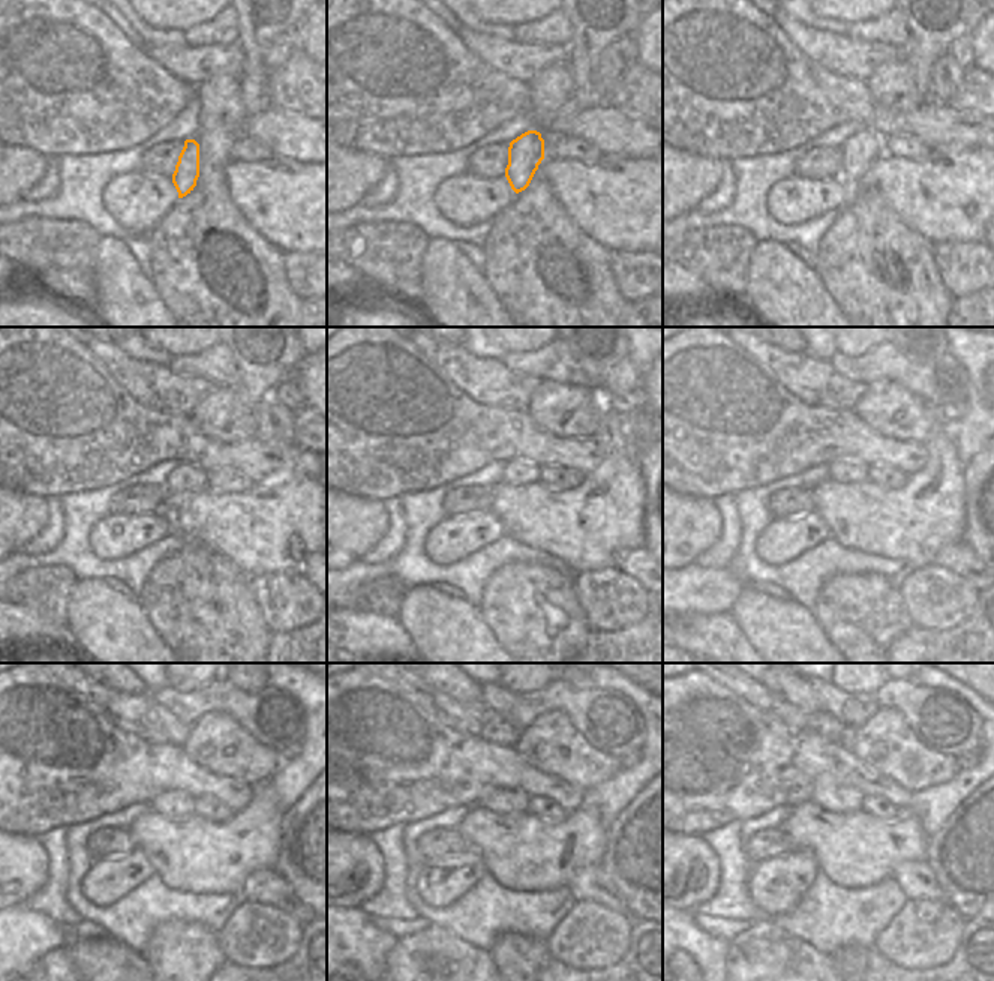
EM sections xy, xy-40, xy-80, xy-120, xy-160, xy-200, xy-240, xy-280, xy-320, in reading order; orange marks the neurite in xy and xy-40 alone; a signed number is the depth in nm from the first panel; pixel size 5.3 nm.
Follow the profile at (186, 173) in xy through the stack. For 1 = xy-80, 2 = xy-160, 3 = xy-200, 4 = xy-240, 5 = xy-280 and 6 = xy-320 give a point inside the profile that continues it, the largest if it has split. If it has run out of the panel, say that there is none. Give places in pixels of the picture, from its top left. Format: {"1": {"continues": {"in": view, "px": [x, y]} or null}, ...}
{"1": {"continues": {"in": "xy-80", "px": [858, 153]}}, "2": {"continues": {"in": "xy-160", "px": [520, 473]}}, "3": {"continues": {"in": "xy-200", "px": [846, 474]}}, "4": {"continues": {"in": "xy-240", "px": [174, 809]}}, "5": {"continues": {"in": "xy-280", "px": [516, 807]}}, "6": {"continues": {"in": "xy-320", "px": [855, 807]}}}

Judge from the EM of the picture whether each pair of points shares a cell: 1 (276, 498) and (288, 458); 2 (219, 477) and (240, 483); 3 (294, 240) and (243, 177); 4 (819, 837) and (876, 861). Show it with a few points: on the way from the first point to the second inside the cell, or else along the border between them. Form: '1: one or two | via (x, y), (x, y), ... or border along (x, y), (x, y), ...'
1: two | border along (311, 477), (293, 470), (278, 470), (254, 485)
2: one | via (224, 482), (236, 483)
3: one | via (291, 225), (258, 192)
4: one | via (832, 839), (850, 849), (862, 851)

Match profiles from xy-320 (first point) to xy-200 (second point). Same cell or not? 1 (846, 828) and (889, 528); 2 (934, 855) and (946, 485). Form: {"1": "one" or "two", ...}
{"1": "one", "2": "two"}

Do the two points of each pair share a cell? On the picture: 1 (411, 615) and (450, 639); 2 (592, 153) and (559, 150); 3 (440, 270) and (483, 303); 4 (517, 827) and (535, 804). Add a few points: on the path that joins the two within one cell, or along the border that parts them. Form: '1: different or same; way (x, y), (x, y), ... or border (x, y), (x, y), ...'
1: same; way (420, 615), (426, 615), (441, 630)
2: same; way (585, 152), (567, 150)
3: same; way (450, 281), (473, 303)
4: different; border (526, 810), (549, 822), (562, 821)

